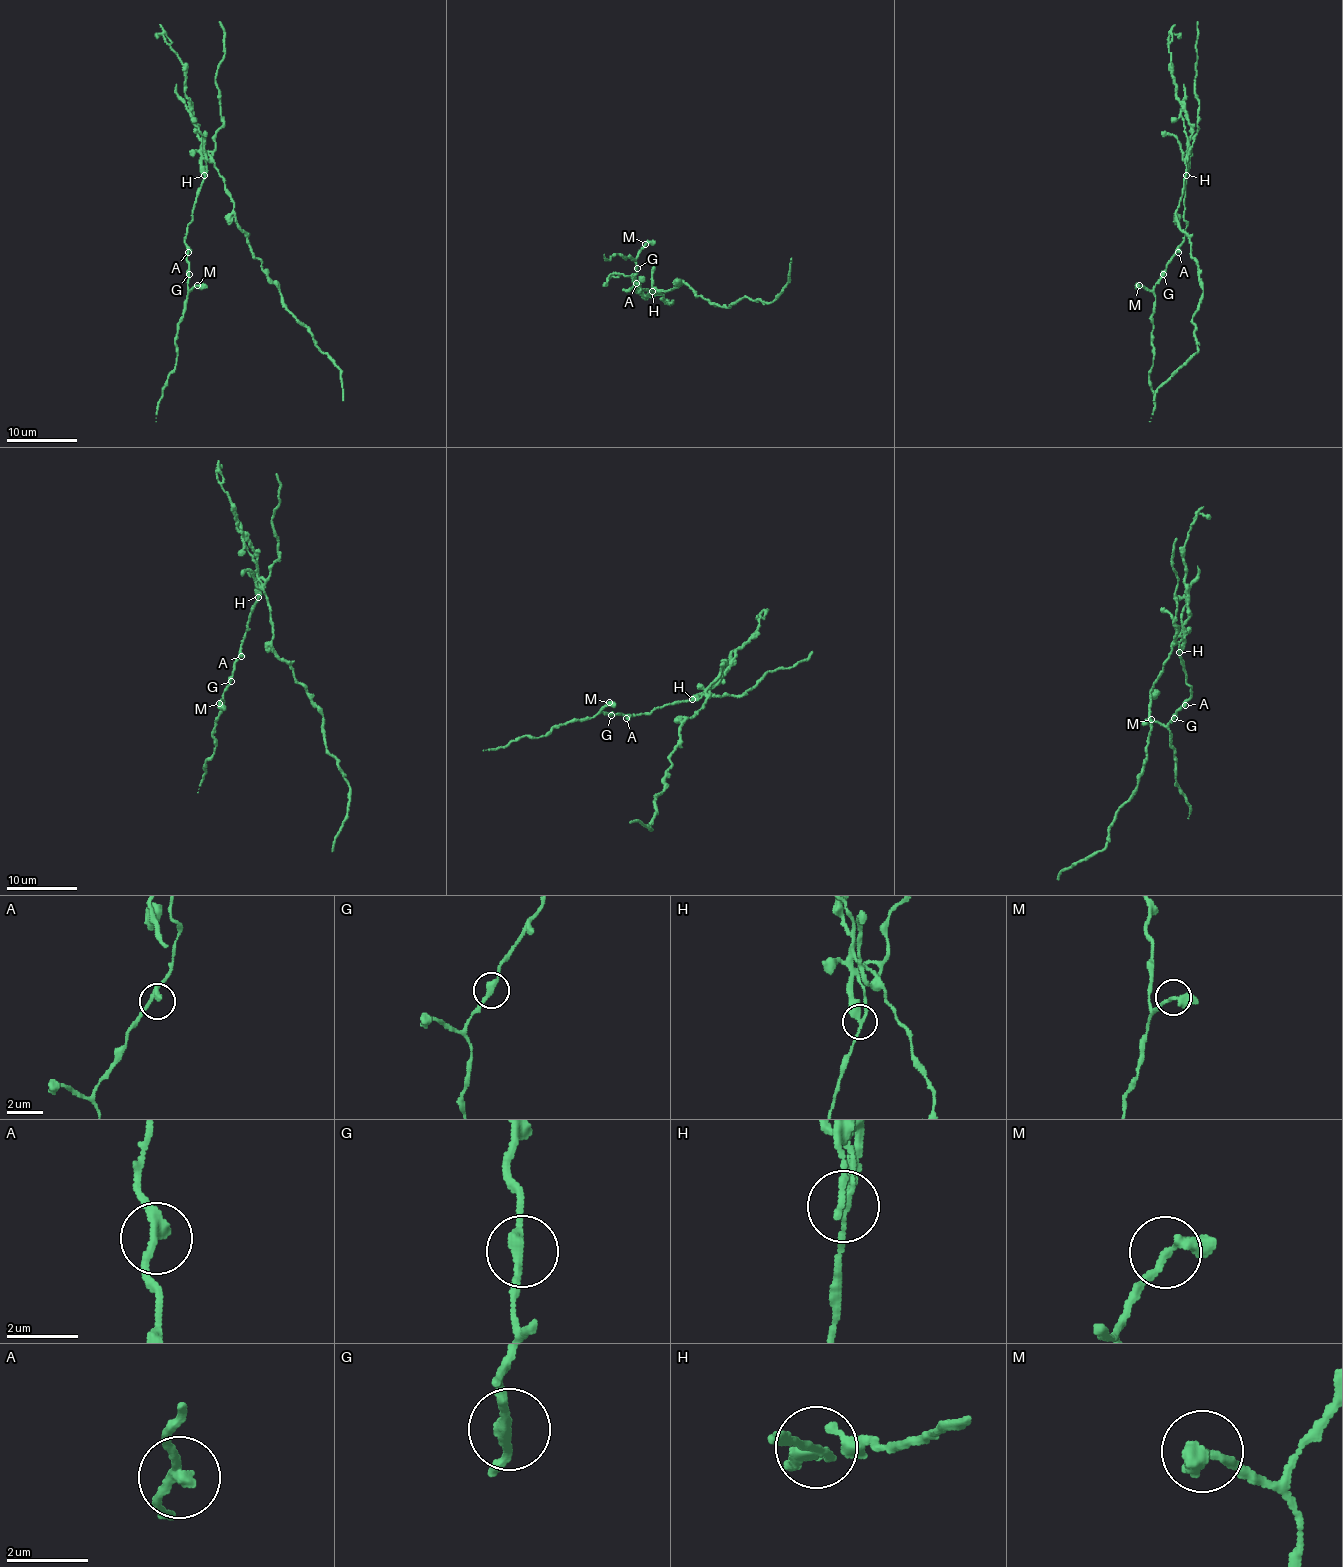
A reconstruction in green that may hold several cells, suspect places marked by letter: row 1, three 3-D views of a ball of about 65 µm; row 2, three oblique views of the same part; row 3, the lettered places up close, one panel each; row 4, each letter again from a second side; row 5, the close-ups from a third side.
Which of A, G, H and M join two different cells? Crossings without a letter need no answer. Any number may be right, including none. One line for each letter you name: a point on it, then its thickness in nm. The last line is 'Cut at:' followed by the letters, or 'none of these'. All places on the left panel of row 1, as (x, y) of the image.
H: (204, 175) | 300 nm
Cut at: H

